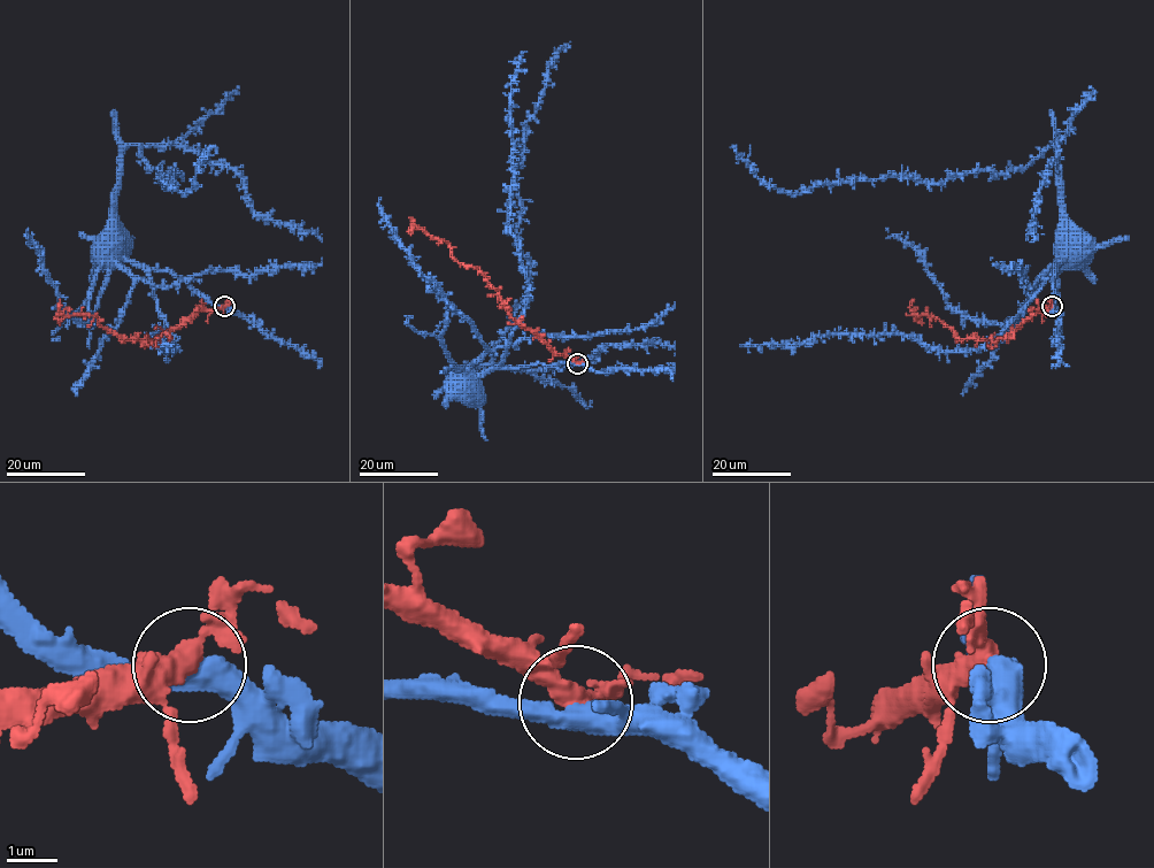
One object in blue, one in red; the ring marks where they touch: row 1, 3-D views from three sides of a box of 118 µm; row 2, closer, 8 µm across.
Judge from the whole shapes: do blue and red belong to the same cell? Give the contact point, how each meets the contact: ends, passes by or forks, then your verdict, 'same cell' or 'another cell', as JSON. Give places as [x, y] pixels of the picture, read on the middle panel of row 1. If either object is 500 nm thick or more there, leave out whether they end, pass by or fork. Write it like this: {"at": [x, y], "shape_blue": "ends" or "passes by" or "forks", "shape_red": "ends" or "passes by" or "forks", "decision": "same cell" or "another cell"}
{"at": [577, 363], "shape_blue": "passes by", "shape_red": "passes by", "decision": "another cell"}

